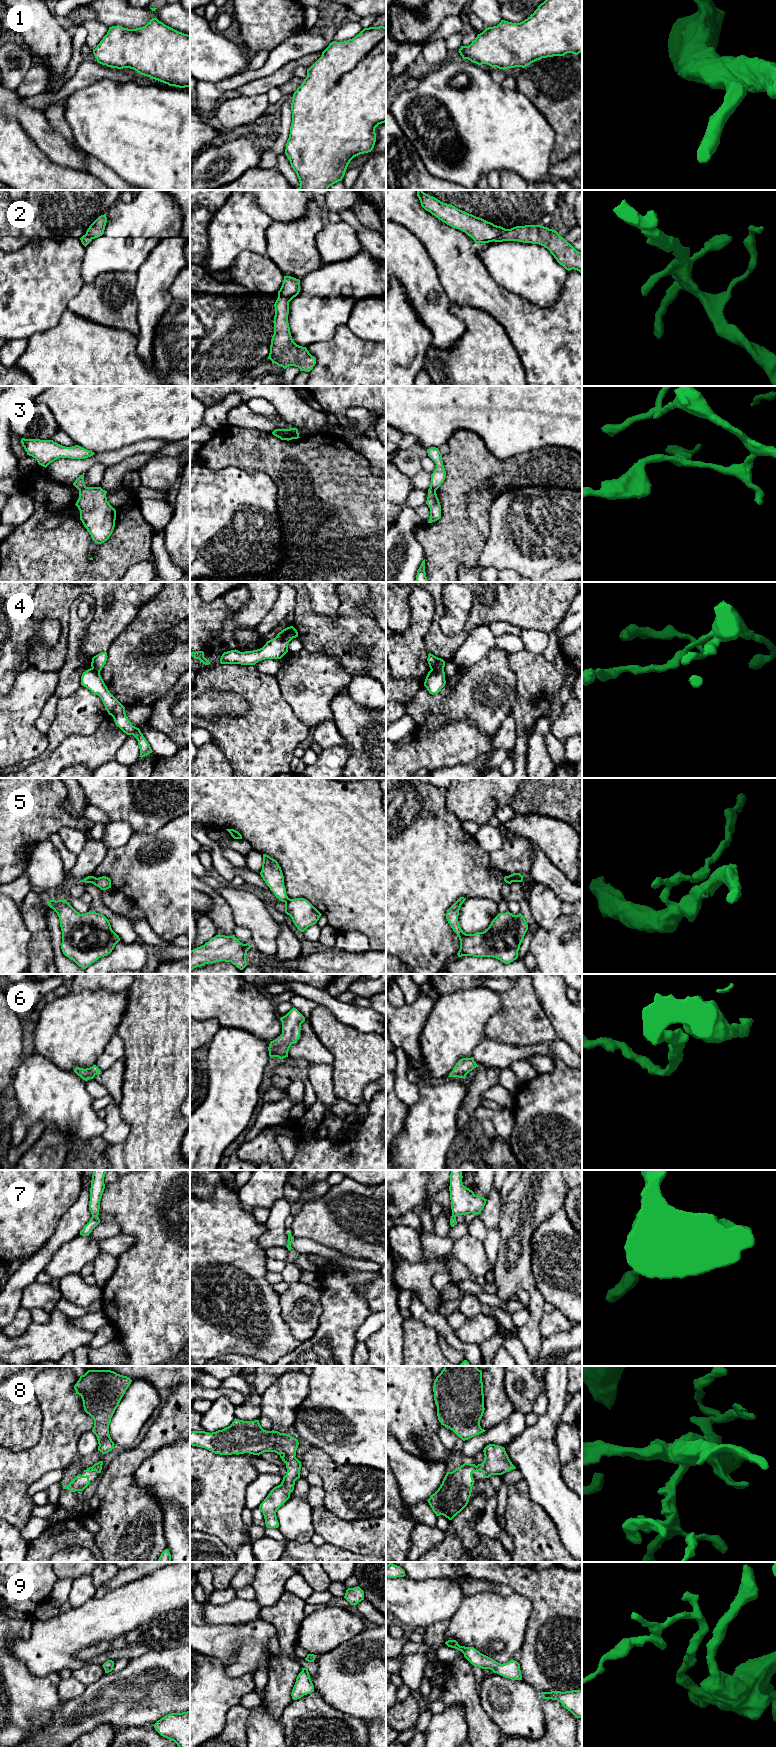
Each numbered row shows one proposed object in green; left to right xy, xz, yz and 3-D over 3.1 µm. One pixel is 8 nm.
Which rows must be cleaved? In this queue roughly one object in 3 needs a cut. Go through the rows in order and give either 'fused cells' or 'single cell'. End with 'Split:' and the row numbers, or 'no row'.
1: single cell
2: single cell
3: fused cells
4: fused cells
5: fused cells
6: single cell
7: single cell
8: single cell
9: single cell
Split: 3, 4, 5

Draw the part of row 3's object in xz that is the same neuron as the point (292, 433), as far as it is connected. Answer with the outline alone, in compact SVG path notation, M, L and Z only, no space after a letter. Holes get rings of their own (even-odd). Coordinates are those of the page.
M290 428L290 429L277 429L279 433L282 433L289 437L290 439L298 439L299 433L297 428Z

